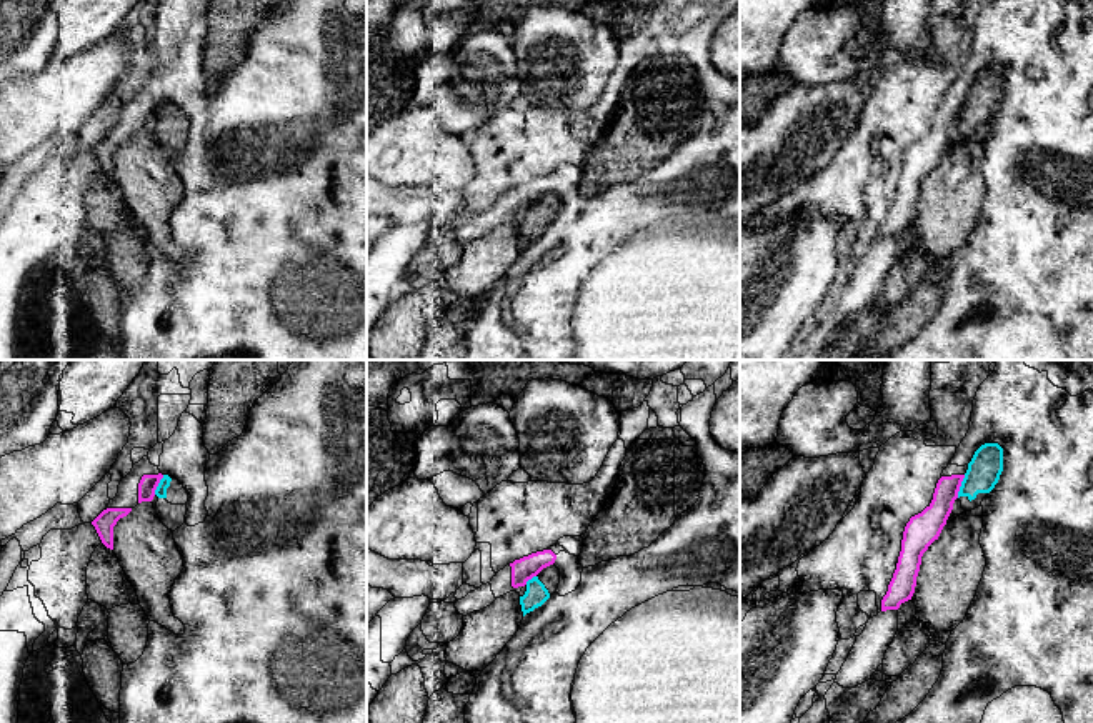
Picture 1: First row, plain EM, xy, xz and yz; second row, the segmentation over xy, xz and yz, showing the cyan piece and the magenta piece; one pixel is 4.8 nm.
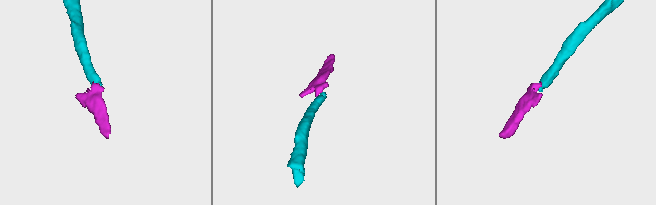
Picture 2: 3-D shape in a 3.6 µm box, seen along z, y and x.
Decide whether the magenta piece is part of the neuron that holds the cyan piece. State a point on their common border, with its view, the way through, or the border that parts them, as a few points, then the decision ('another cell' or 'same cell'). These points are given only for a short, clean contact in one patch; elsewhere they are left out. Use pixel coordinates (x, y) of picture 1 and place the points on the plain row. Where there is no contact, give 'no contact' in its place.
contact yz (960, 114); border yz (965, 102), (957, 124); another cell

